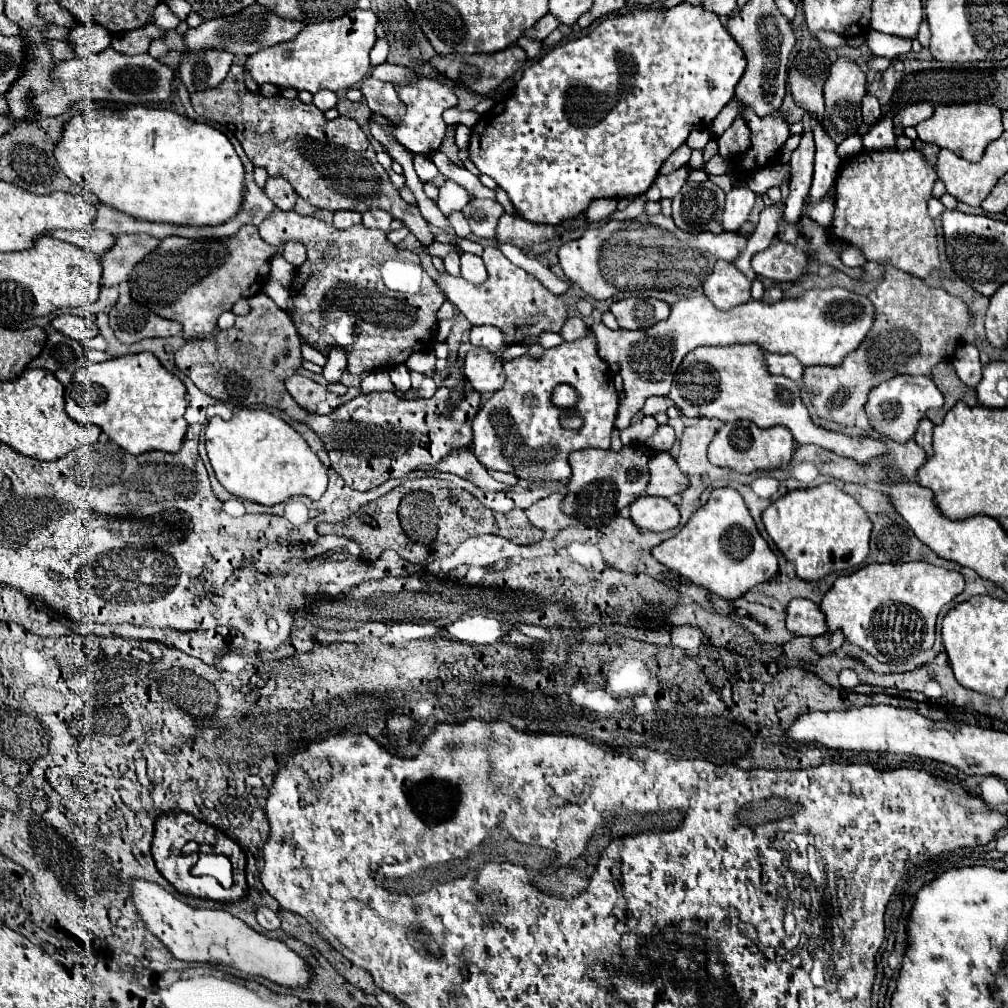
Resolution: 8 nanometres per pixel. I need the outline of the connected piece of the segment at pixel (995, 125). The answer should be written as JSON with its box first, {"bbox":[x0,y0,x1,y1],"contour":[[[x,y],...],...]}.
{"bbox":[916,103,1002,163],"contour":[[[966,103],[966,105],[938,105],[934,115],[922,123],[916,125],[918,137],[924,143],[934,143],[938,147],[950,149],[958,157],[964,157],[966,161],[978,163],[984,155],[984,149],[988,143],[1002,135],[1002,111],[996,105],[984,105],[984,103]]]}

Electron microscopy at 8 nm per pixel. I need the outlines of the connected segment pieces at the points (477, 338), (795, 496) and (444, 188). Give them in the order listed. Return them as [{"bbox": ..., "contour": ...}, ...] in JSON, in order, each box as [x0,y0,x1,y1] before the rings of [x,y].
[{"bbox":[470,325,504,351],"contour":[[[482,325],[482,327],[472,327],[470,331],[470,343],[474,347],[484,347],[488,351],[498,351],[504,345],[504,335],[500,329]]]},{"bbox":[762,483,872,581],"contour":[[[834,483],[812,487],[812,489],[796,489],[786,493],[762,513],[762,521],[766,525],[768,535],[780,549],[780,553],[796,565],[796,573],[804,581],[818,581],[820,577],[826,577],[828,573],[836,573],[836,571],[852,571],[860,567],[860,563],[868,557],[872,523],[866,511],[860,507],[860,503]]]},{"bbox":[437,180,470,215],"contour":[[[446,180],[440,187],[437,206],[444,215],[450,215],[454,211],[462,211],[469,200],[470,196],[463,187],[451,180]]]}]

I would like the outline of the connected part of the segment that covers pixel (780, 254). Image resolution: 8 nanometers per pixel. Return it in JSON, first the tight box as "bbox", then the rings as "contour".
{"bbox":[752,241,808,281],"contour":[[[776,241],[768,249],[756,253],[752,267],[758,277],[772,281],[796,281],[806,275],[808,255],[804,247]]]}

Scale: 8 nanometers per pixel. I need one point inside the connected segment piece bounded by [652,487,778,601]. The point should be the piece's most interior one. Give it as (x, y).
(720, 549)

